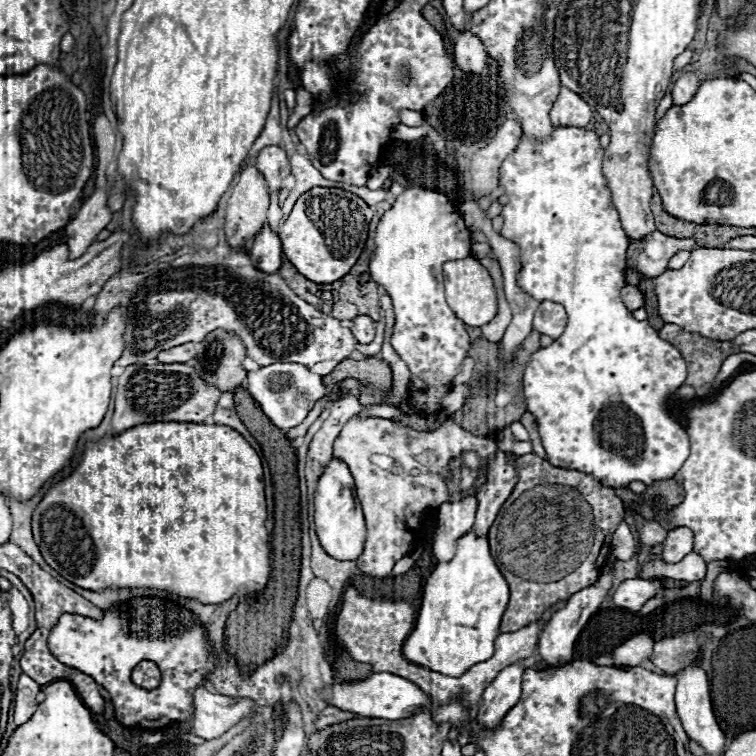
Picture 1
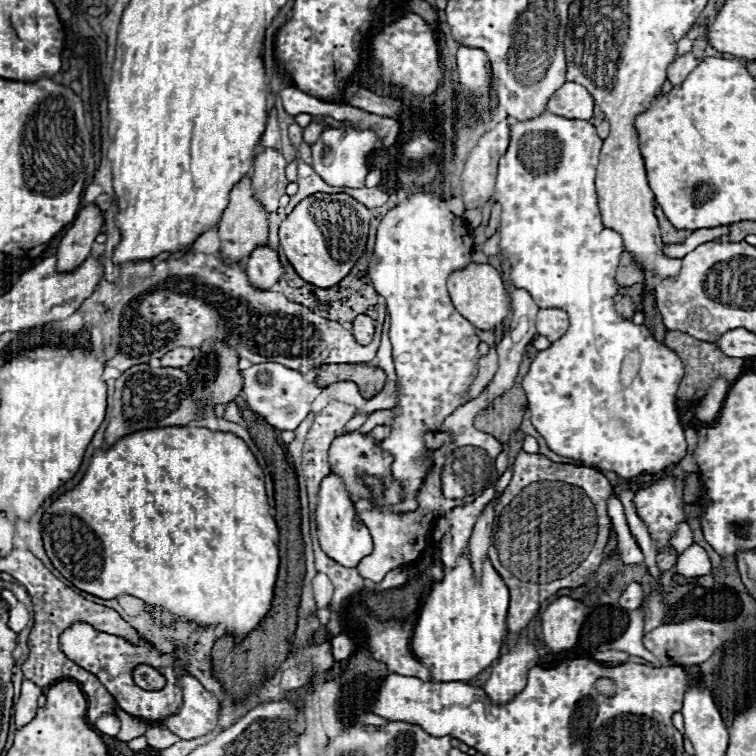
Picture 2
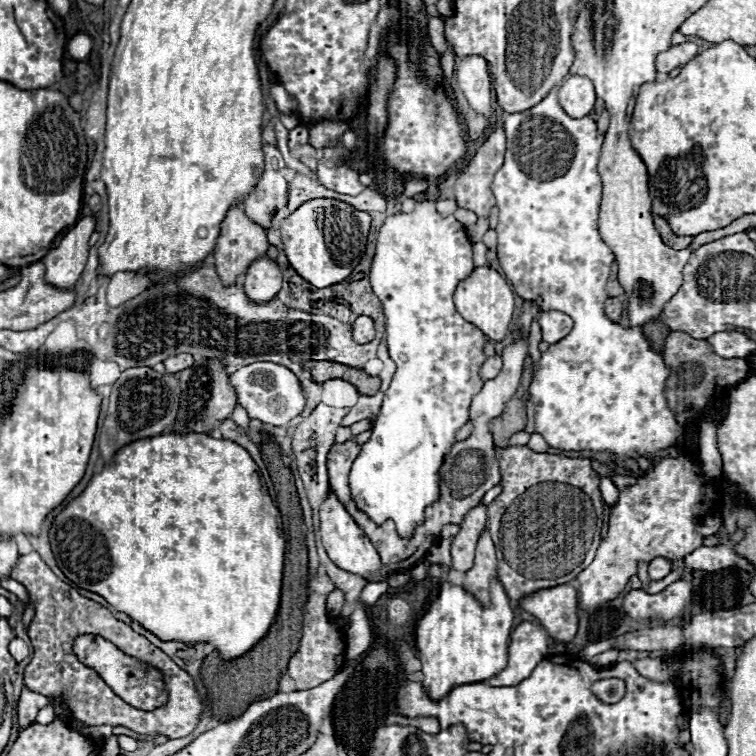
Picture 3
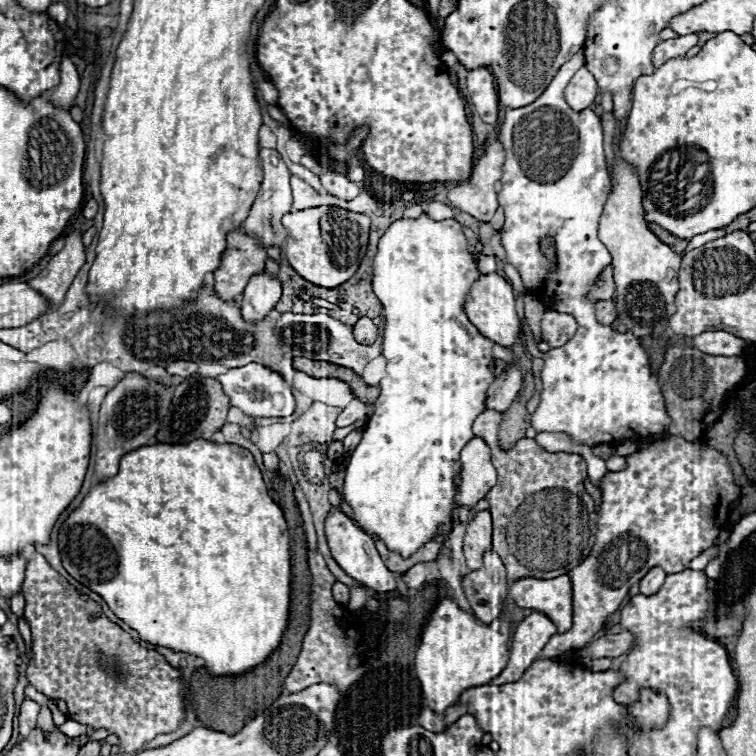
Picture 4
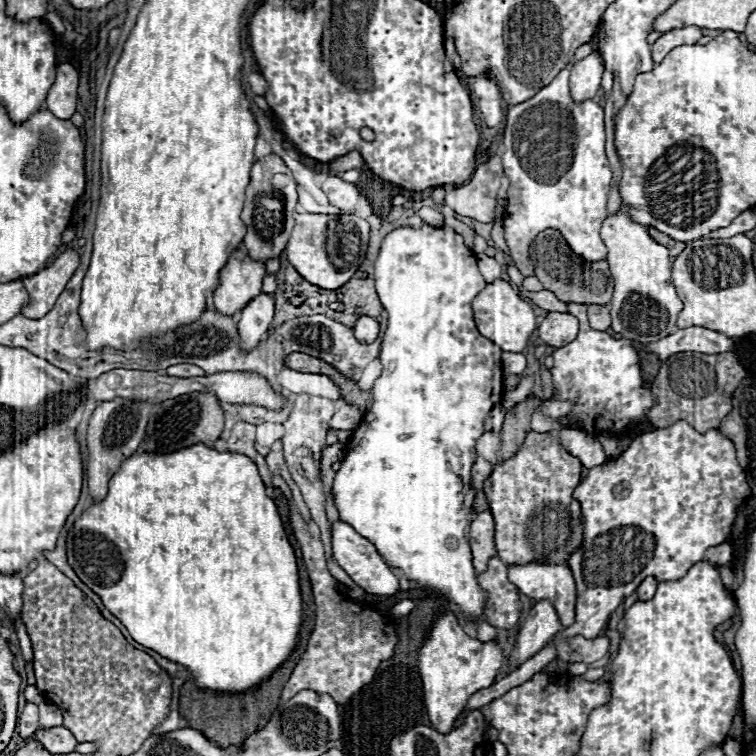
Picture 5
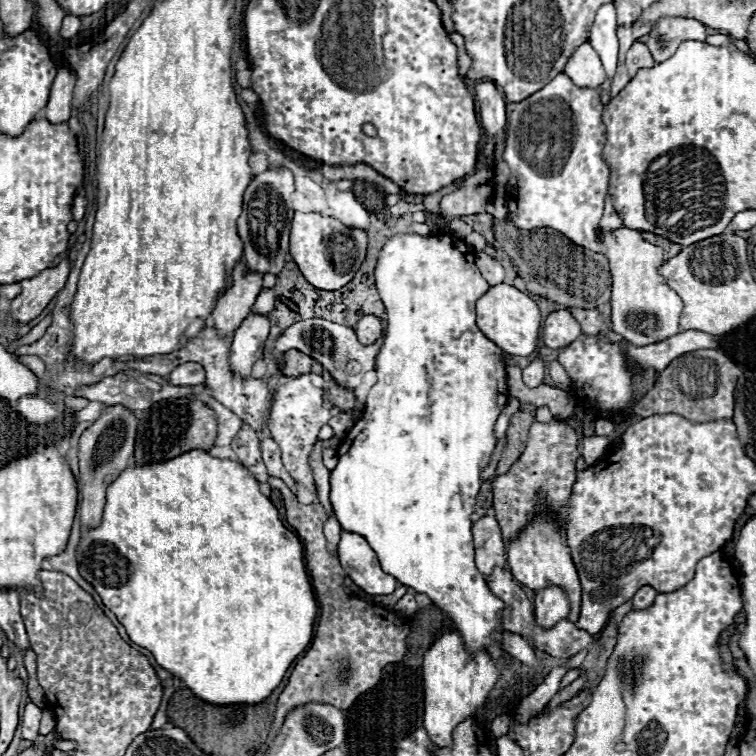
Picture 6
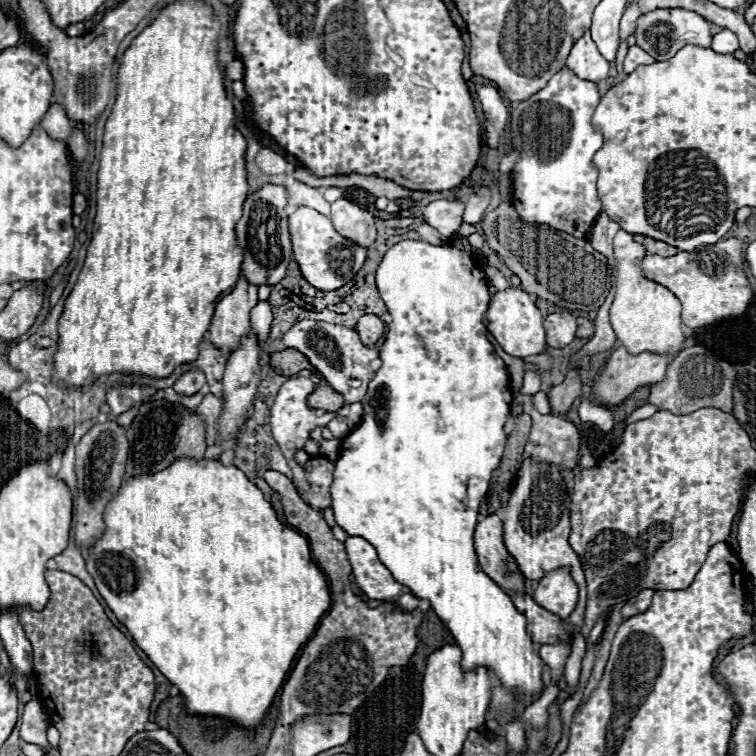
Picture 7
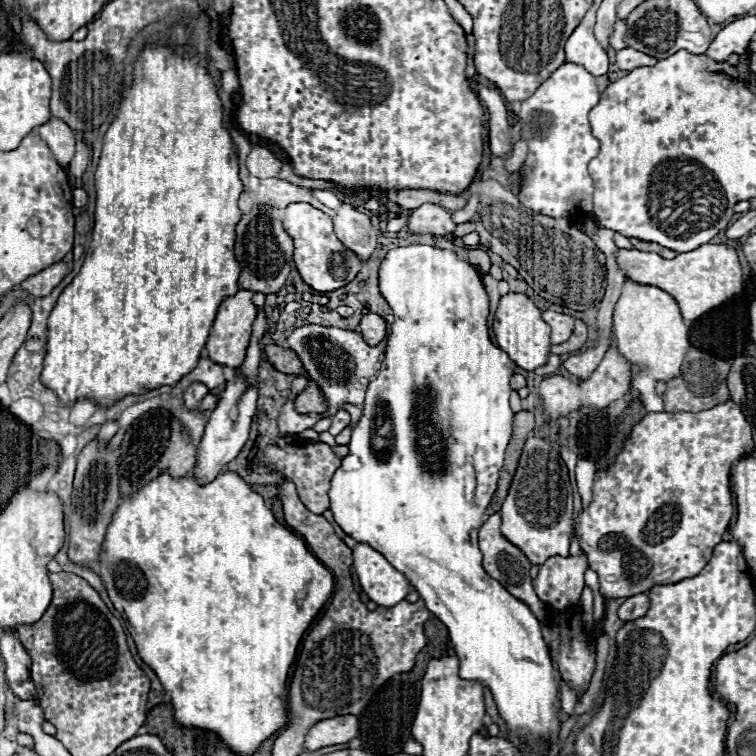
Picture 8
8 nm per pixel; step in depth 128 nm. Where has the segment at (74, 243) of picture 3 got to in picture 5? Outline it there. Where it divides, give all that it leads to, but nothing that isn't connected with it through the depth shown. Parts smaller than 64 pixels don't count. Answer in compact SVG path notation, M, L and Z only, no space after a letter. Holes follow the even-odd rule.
M68 248L54 260L52 266L40 270L34 276L22 278L26 290L32 296L32 304L28 304L28 308L24 308L22 316L42 318L44 314L48 314L54 308L58 296L64 292L68 280L76 272L78 264L80 264L80 254L72 248Z

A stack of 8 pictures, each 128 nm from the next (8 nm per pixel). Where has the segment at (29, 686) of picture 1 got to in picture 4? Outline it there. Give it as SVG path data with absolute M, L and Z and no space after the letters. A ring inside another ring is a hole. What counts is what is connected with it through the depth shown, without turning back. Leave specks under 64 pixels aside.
M24 700L20 706L20 714L18 714L18 724L20 724L20 736L28 736L28 732L32 732L32 728L36 728L36 716L40 712L40 704L34 700ZM48 700L46 706L52 710L56 726L60 726L60 724L64 724L68 720L68 708L66 708L66 704L62 700Z

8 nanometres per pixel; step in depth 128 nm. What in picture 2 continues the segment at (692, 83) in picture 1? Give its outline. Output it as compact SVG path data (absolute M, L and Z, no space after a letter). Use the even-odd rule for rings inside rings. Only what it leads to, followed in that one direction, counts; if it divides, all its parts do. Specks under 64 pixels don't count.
M694 54L676 56L668 68L668 80L672 82L672 86L680 86L696 66L698 66L698 62L696 62Z

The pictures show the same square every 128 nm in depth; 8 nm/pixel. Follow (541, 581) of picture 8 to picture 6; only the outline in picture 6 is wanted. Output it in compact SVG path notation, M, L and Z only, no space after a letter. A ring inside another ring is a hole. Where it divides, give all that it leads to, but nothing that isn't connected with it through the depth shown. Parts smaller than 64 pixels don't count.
M552 586L552 588L544 588L536 592L534 614L536 614L538 626L542 628L556 626L560 620L568 616L568 610L570 610L570 604L568 604L564 590Z

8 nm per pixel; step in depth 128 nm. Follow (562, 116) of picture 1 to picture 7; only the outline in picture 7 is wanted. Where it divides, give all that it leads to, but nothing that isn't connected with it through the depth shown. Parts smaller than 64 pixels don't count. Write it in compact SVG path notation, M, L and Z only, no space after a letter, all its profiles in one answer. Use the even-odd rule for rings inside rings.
M588 32L580 40L574 42L566 66L578 78L584 78L590 82L600 82L600 80L608 78L608 70L610 70L610 64L600 56L600 52L598 52L596 44L592 42L592 38L588 36Z

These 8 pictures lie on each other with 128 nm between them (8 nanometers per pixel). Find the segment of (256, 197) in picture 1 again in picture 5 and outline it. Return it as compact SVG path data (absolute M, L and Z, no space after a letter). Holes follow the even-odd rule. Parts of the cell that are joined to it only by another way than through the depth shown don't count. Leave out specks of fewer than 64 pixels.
M244 246L236 248L220 270L220 282L214 290L214 306L220 314L236 314L248 300L260 294L262 278L266 274L264 262L252 260Z

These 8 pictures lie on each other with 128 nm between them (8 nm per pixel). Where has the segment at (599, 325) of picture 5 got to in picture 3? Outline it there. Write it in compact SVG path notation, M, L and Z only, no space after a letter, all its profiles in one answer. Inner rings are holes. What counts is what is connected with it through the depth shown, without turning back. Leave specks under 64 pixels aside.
M608 298L606 300L606 316L610 318L610 320L614 320L614 322L620 322L620 318L622 318L622 302L620 302L620 298Z

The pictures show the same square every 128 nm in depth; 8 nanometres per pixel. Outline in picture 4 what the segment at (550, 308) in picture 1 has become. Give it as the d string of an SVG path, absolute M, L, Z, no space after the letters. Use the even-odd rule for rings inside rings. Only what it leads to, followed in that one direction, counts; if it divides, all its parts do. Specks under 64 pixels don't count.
M546 310L542 318L542 340L550 344L550 348L558 348L566 344L576 332L576 320L570 314L562 314L556 310Z

